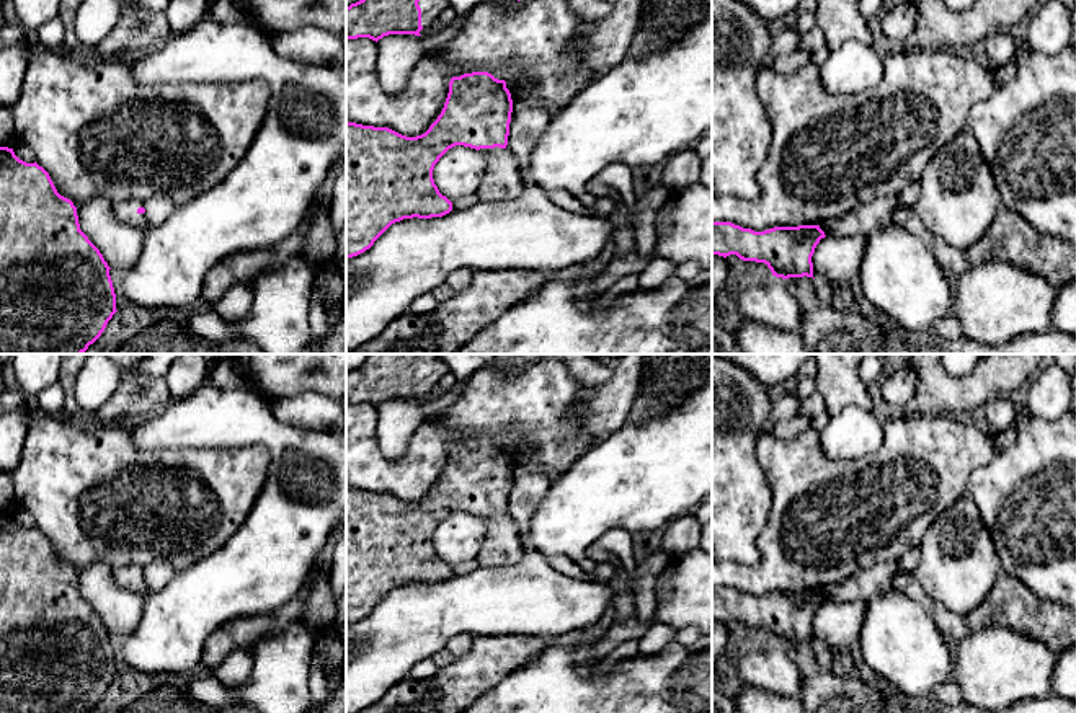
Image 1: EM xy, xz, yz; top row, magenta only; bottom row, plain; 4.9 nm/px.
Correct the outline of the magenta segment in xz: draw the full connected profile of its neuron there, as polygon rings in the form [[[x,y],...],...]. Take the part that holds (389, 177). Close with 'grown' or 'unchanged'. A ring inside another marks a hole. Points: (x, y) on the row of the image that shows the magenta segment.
[[[472,72],[451,78],[441,114],[421,135],[346,122],[346,258],[369,250],[395,222],[452,210],[452,202],[434,184],[433,170],[456,145],[487,157],[477,191],[480,201],[519,197],[521,170],[508,147],[511,113],[506,82]]] | grown

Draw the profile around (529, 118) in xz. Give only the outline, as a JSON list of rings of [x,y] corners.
[[[531,78],[526,96],[513,106],[508,147],[516,157],[519,170],[529,165],[532,150],[545,127],[550,114],[544,104],[532,96],[536,80]]]

